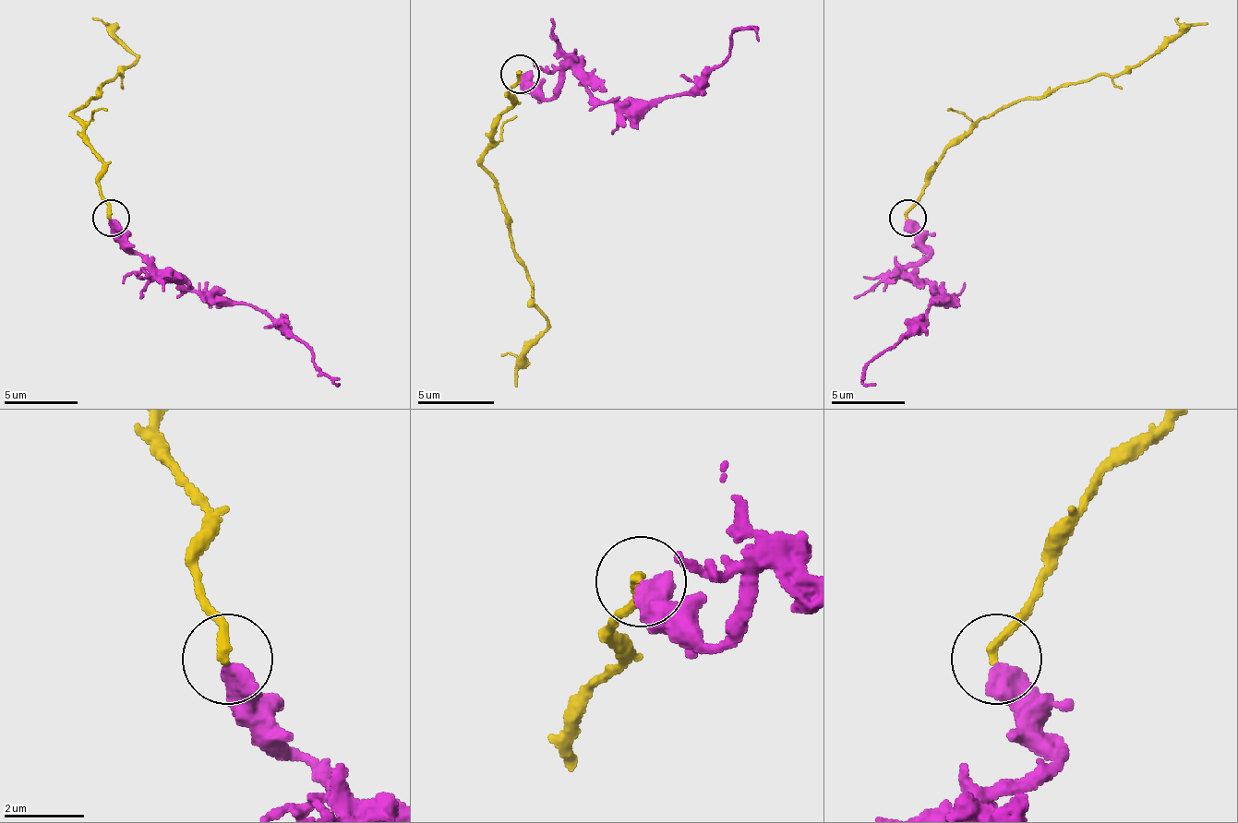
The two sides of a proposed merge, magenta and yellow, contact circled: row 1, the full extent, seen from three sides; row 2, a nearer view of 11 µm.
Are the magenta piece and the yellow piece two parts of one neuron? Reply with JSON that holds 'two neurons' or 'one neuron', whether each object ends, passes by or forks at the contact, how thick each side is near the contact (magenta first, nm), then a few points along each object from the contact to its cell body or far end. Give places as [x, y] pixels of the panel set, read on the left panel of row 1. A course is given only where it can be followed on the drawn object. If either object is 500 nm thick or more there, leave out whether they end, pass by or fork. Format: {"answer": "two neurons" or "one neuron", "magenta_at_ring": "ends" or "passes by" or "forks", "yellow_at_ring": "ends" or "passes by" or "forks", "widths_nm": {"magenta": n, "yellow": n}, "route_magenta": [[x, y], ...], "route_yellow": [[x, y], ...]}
{"answer": "two neurons", "widths_nm": {"magenta": 550, "yellow": 240}, "route_magenta": [[112, 220], [156, 272], [186, 291], [226, 294], [270, 313], [311, 350], [318, 368], [341, 387]], "route_yellow": [[112, 217], [101, 195], [101, 158], [75, 117], [90, 99], [138, 58], [108, 25]]}

